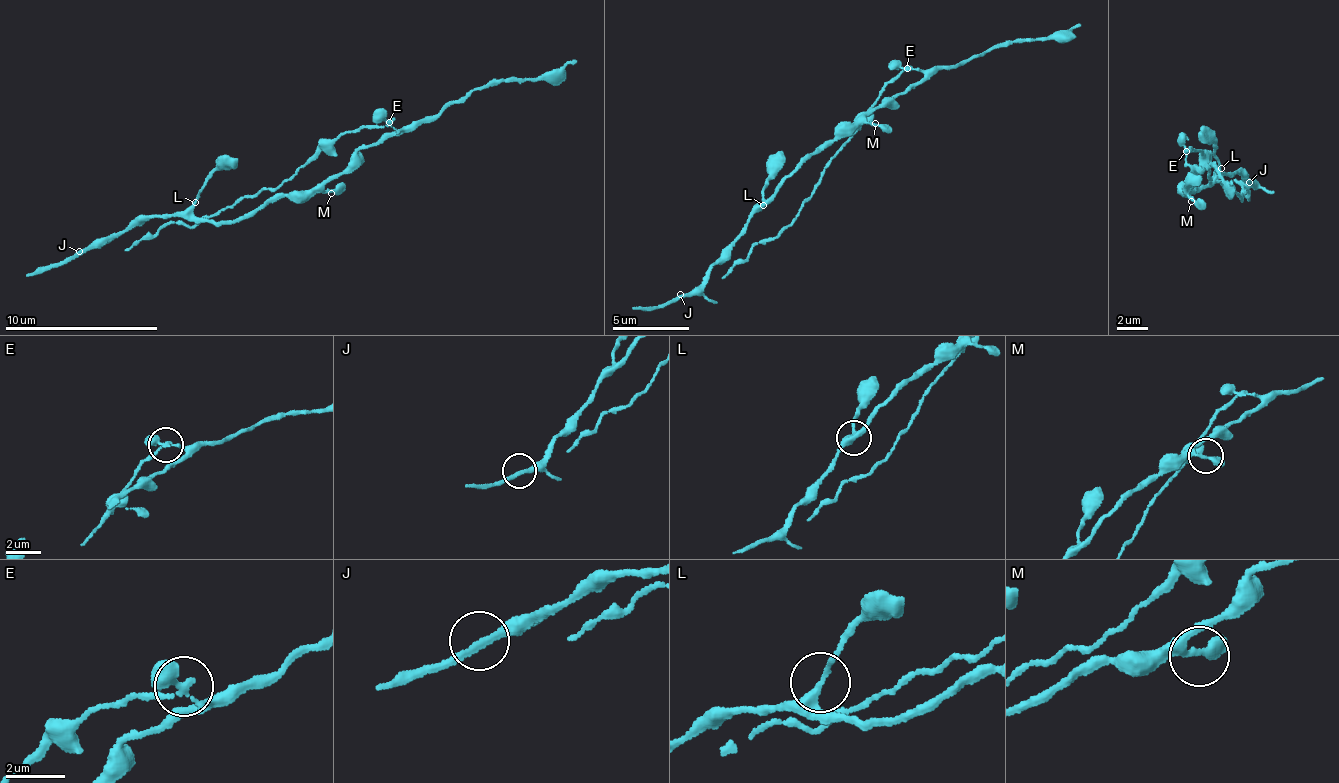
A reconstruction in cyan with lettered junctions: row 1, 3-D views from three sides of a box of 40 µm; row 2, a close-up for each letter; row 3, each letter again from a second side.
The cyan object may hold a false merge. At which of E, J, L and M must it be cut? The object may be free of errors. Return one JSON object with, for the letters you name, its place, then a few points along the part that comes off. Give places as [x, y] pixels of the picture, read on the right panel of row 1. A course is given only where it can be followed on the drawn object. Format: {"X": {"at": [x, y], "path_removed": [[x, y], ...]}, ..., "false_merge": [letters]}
{"E": {"at": [1186, 151], "path_removed": [[1187, 150], [1191, 145], [1201, 152], [1208, 180], [1239, 195], [1241, 199], [1243, 188], [1249, 200]]}, "false_merge": ["E"]}

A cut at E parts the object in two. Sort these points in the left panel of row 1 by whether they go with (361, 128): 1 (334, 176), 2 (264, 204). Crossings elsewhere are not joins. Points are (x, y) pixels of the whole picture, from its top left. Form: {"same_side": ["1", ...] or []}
{"same_side": []}

